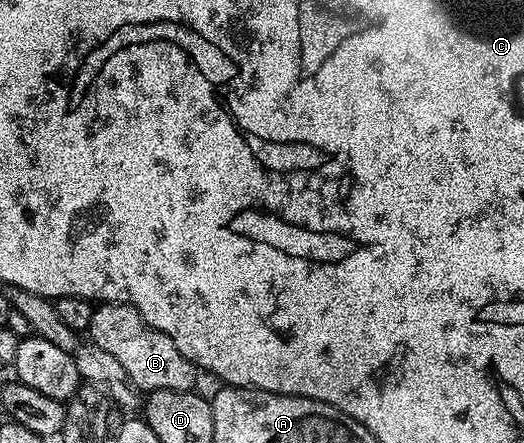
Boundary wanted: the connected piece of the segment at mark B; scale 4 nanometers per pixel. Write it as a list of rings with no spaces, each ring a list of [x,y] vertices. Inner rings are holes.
[[[100,303],[93,314],[89,340],[101,350],[109,350],[109,354],[121,362],[125,374],[129,374],[136,389],[144,393],[150,394],[157,390],[189,392],[196,387],[195,365],[185,358],[185,354],[181,354],[181,350],[177,350],[177,346],[173,346],[173,338],[149,326],[149,322],[145,322],[145,318],[141,318],[141,314],[130,304]]]

